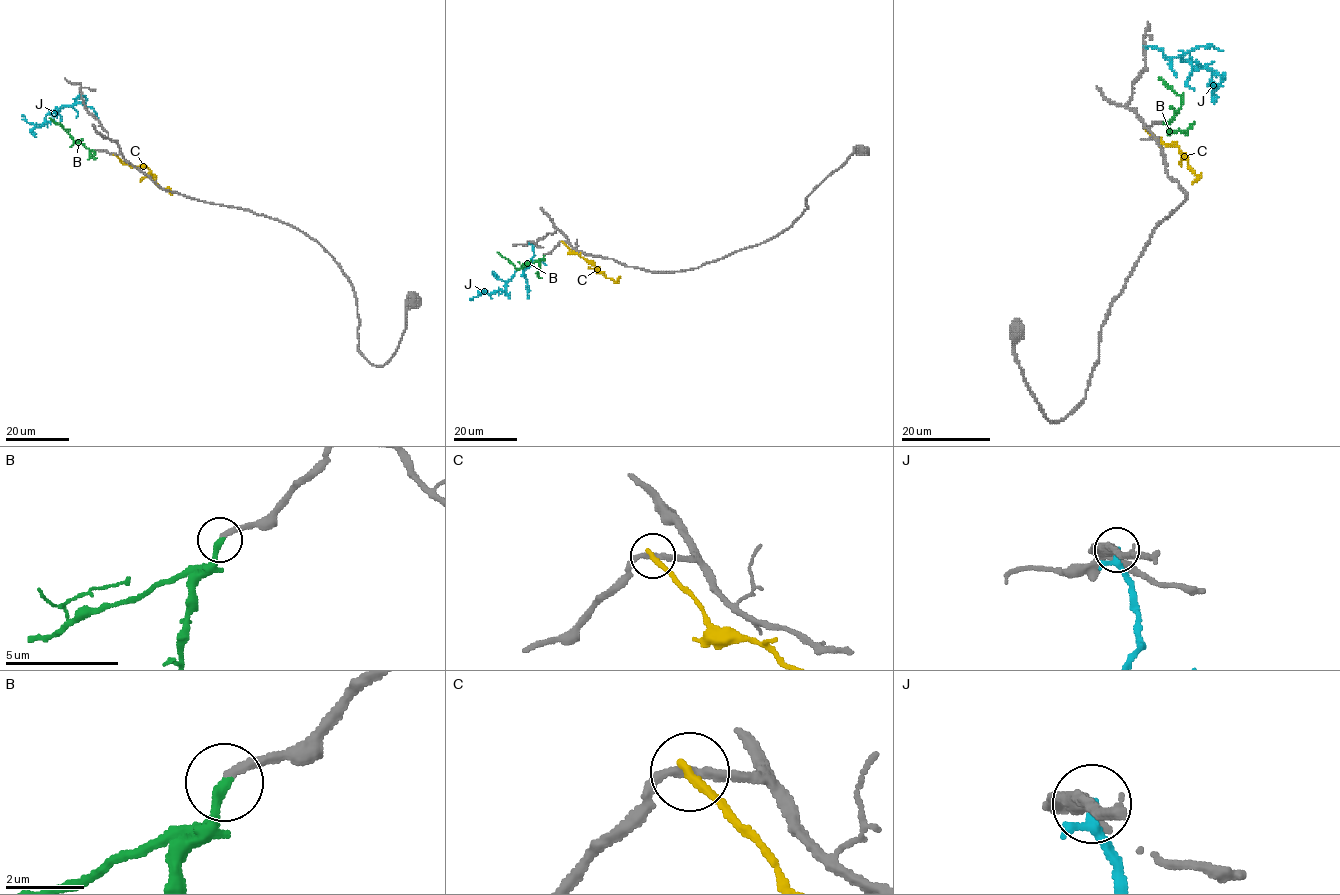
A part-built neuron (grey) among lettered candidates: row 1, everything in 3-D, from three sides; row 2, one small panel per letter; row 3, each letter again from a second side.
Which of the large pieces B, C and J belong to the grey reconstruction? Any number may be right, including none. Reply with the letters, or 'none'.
B

